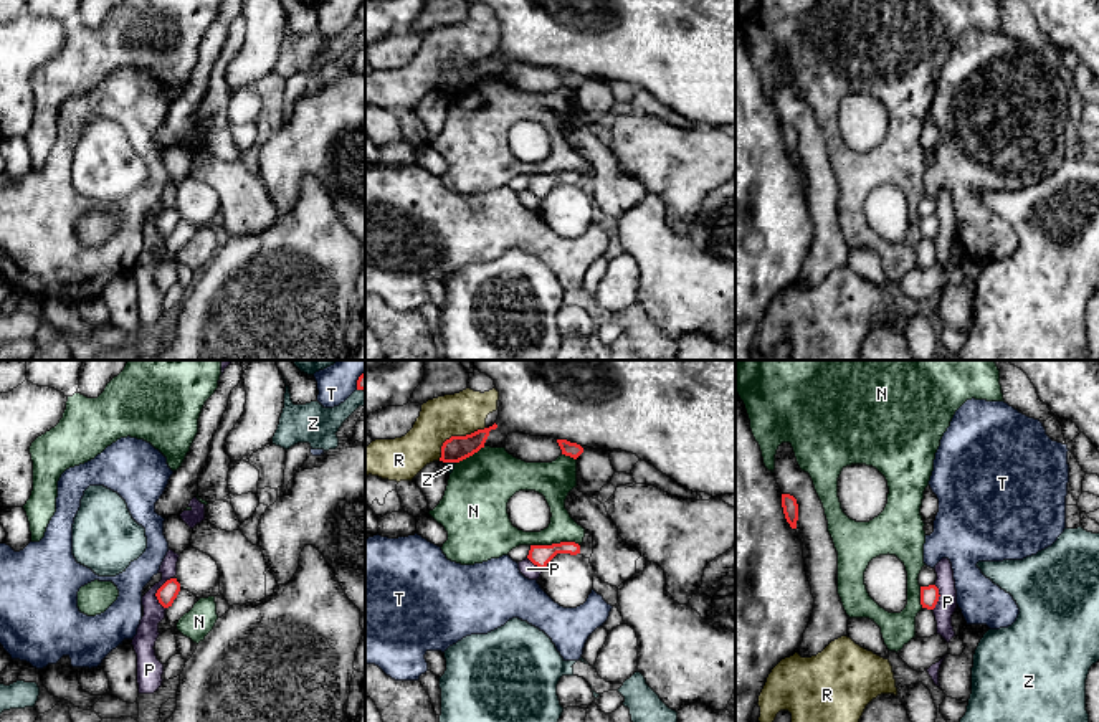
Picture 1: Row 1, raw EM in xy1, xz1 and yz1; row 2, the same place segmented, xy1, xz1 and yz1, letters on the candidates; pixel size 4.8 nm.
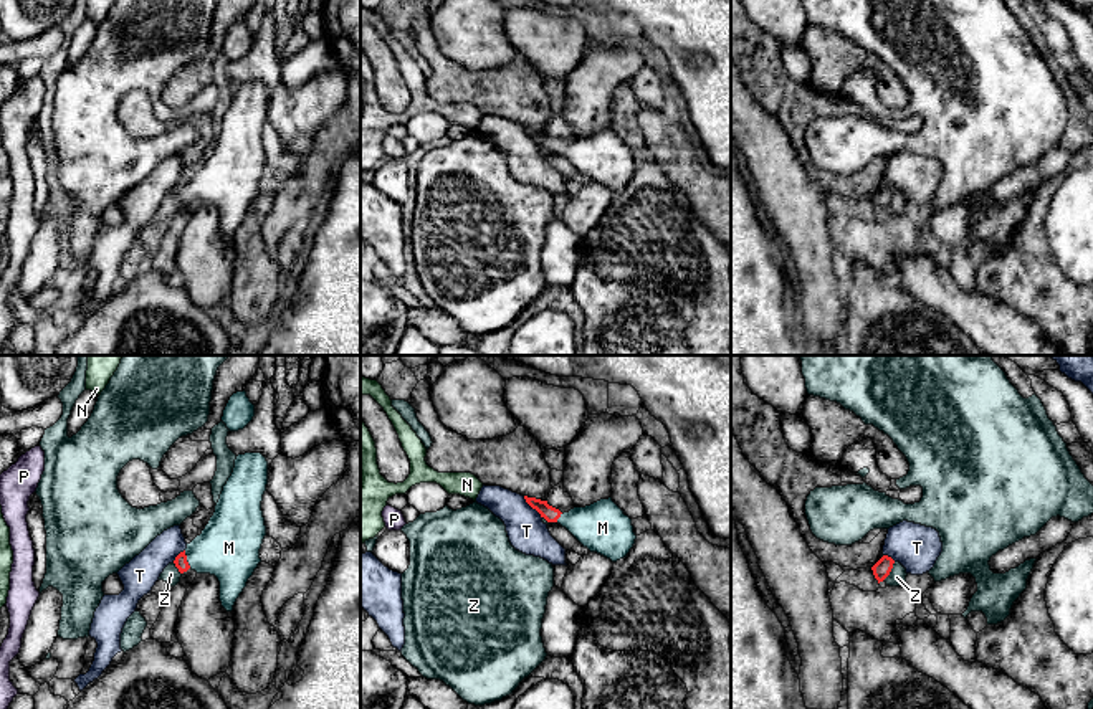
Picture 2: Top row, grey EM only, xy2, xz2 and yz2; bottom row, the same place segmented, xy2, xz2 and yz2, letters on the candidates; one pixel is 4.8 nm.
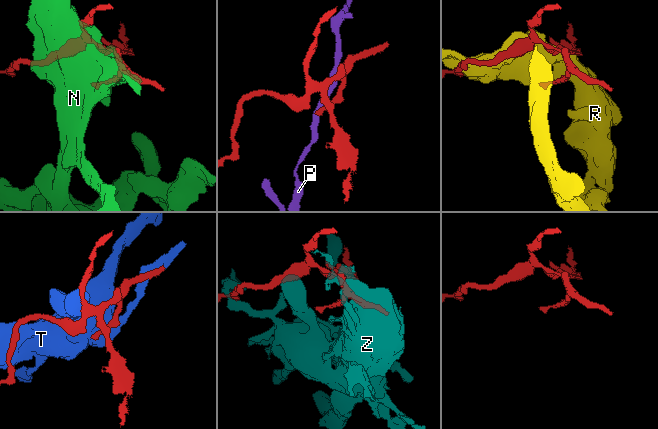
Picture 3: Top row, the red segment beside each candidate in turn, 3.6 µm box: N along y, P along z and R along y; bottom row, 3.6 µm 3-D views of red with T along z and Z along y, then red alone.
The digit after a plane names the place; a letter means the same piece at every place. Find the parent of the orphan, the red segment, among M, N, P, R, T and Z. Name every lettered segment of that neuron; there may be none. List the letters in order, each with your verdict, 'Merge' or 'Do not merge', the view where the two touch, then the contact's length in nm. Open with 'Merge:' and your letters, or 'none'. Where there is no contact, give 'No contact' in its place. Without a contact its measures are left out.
Merge: M
M: Merge. Touches red in xy2. Shared border 90 nm
N: Do not merge. Touches red in xz1. Shared border 240 nm
P: Do not merge. Touches red in xy1. Shared border 170 nm
R: Do not merge. Touches red in xz1. Shared border 280 nm
T: Do not merge. Touches red in xz2. Shared border 140 nm
Z: Do not merge. Touches red in yz2. Shared border 110 nm

